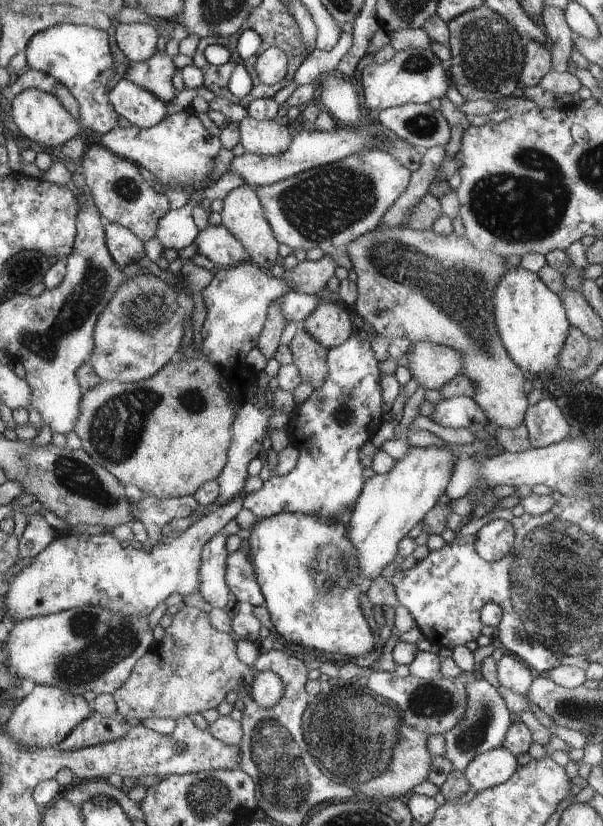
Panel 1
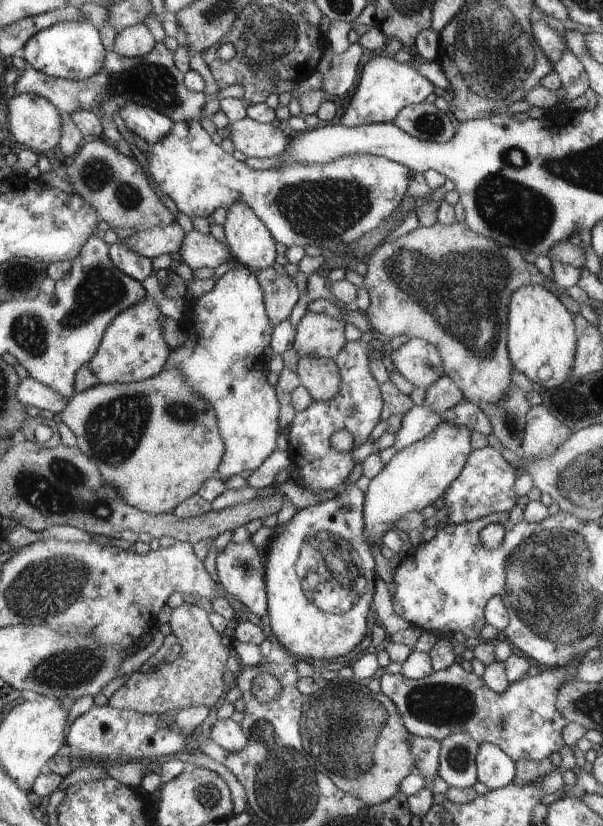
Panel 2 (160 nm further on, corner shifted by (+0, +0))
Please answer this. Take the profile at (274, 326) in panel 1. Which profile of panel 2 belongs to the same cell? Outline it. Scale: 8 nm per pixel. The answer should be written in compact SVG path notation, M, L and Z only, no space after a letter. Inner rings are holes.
M273 267L257 272L256 278L262 287L266 314L273 326L289 318L301 296L293 278L278 273Z

